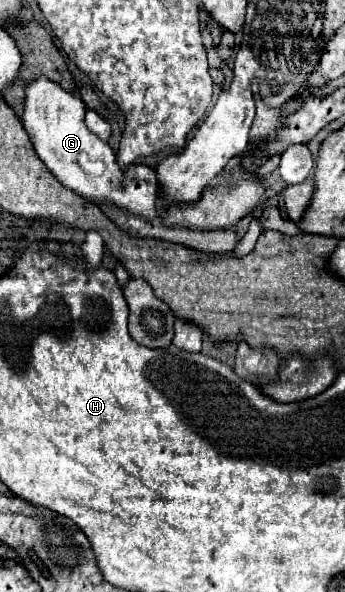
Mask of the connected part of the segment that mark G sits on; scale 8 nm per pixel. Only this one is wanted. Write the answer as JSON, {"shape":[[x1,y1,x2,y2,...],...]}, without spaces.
{"shape":[[46,76,34,78,26,88,22,124,38,158,50,168,60,184,88,200,110,200,130,214,160,218,156,210,156,170,150,166,132,166,124,178,124,172,116,162,116,154,106,142,98,140,98,136,88,130,84,124,84,114,86,106,82,98,62,90,62,86,48,80]]}

